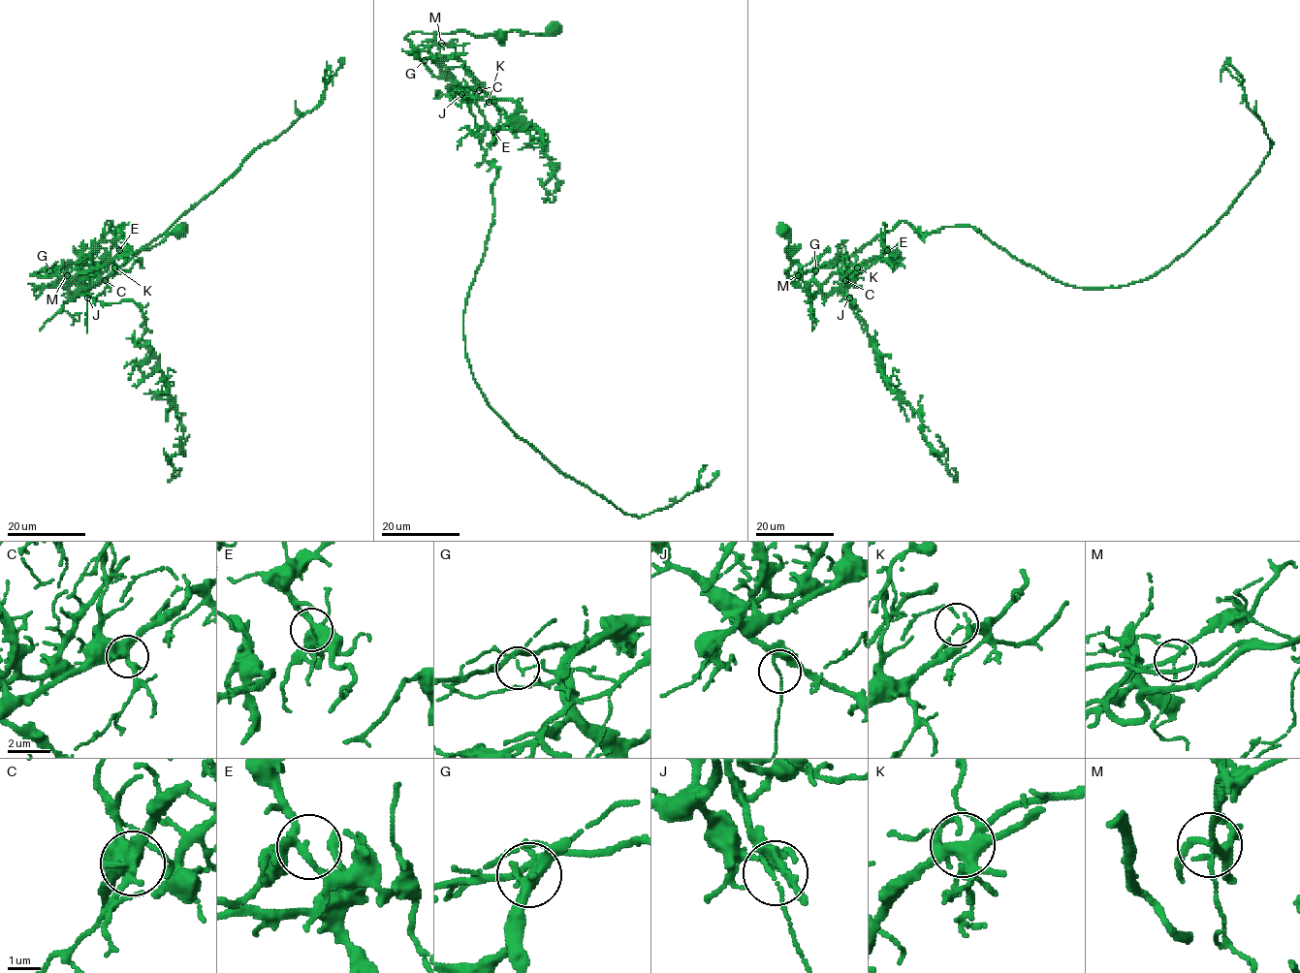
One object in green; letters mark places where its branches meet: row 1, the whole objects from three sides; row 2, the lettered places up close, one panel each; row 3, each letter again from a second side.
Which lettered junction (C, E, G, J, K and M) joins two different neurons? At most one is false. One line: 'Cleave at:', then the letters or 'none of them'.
Cleave at: G

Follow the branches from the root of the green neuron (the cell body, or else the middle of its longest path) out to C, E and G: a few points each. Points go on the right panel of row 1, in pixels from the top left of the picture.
C: (783, 228), (790, 233), (785, 249), (791, 266), (786, 272), (794, 286), (798, 275), (829, 294), (845, 280)
E: (783, 228), (790, 233), (788, 279), (794, 286), (796, 275), (812, 280), (823, 294), (887, 250)
G: (783, 228), (790, 233), (785, 249), (791, 283), (795, 286), (796, 275), (809, 281), (815, 270)

